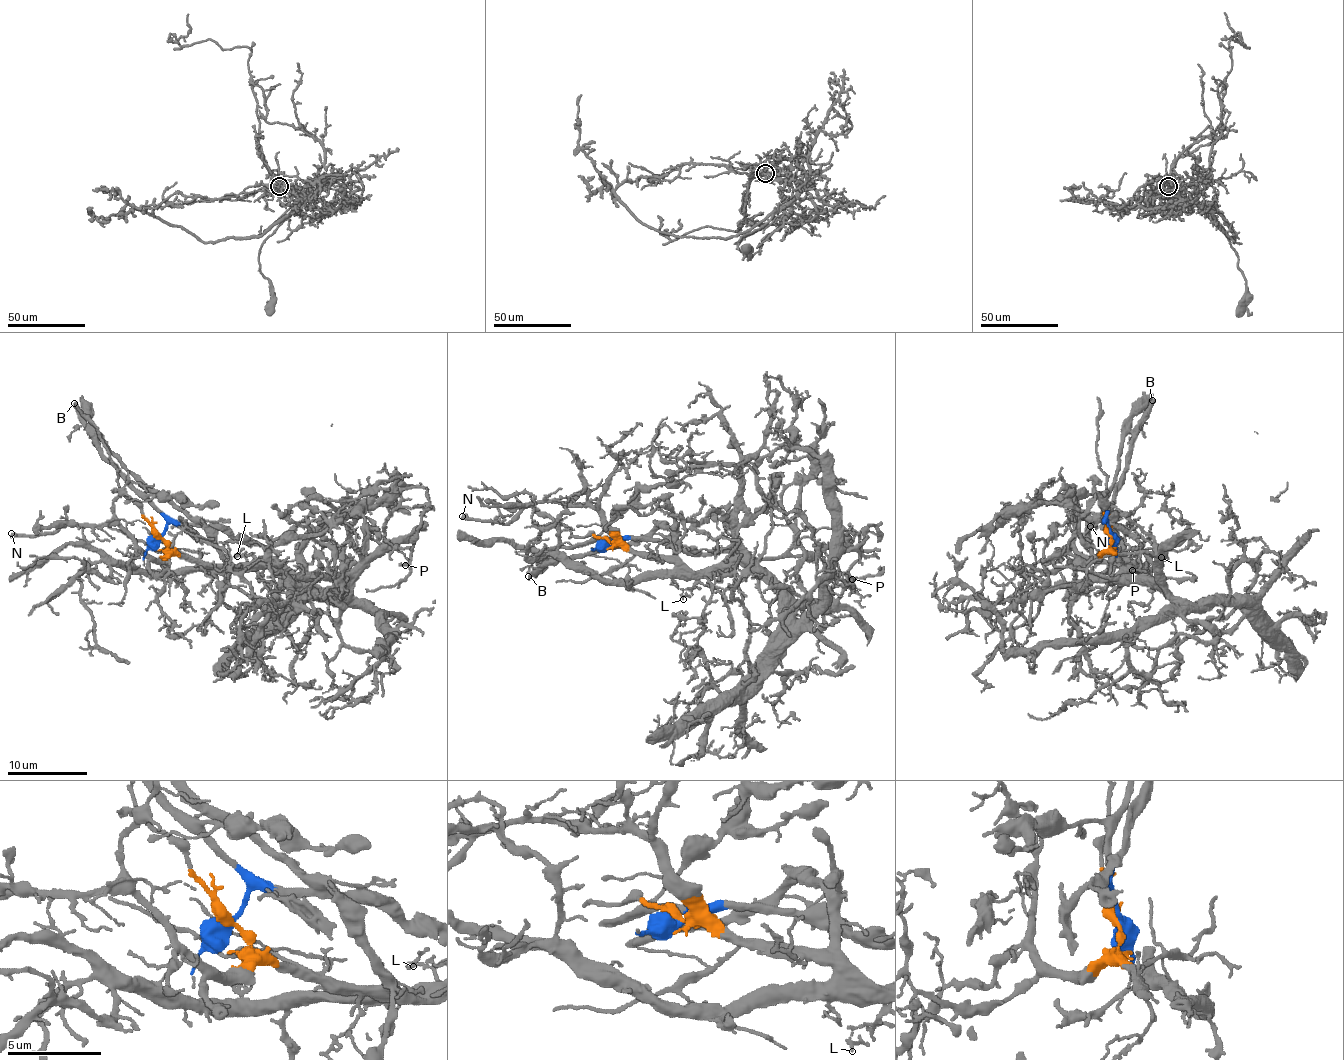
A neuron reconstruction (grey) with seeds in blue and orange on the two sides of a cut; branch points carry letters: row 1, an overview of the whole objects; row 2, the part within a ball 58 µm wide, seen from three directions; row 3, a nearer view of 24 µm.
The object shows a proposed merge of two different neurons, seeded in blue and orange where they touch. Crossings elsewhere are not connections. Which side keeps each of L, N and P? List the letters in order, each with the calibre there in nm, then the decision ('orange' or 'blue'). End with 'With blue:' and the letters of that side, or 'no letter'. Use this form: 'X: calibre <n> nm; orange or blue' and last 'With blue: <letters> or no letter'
L: calibre 120 nm; orange
N: calibre 400 nm; orange
P: calibre 80 nm; orange
With blue: no letter

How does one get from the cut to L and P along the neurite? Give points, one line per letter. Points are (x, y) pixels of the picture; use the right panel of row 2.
L: (1110, 535), (1110, 545), (1121, 564), (1142, 565), (1150, 557), (1162, 557)
P: (1110, 535), (1121, 564), (1136, 567), (1121, 577), (1156, 576), (1154, 554), (1144, 552), (1140, 568), (1132, 570)

